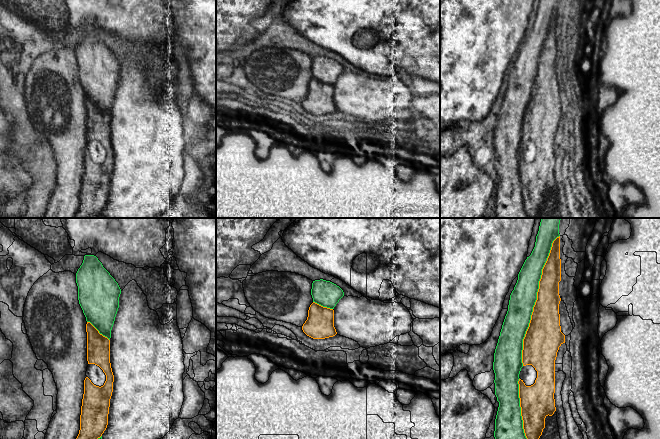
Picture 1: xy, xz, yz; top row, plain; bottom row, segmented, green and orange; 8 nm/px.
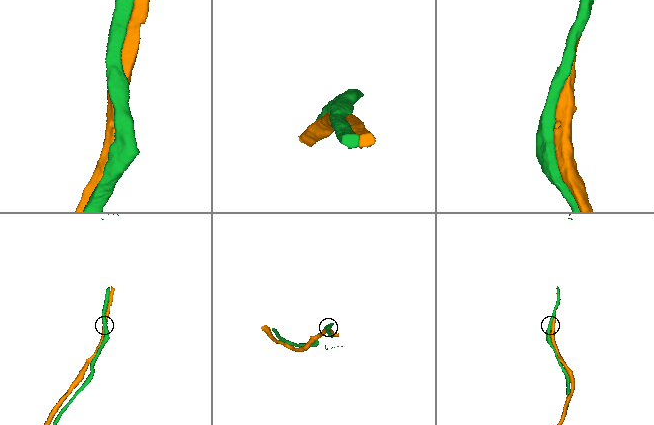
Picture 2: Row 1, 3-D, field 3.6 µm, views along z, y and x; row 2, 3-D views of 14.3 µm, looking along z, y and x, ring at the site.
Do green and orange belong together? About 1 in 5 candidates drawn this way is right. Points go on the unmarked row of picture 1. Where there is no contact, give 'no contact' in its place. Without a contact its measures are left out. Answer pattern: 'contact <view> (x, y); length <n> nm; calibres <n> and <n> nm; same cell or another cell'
contact yz (536, 75); length 1100 nm; calibres 200 and 260 nm; another cell

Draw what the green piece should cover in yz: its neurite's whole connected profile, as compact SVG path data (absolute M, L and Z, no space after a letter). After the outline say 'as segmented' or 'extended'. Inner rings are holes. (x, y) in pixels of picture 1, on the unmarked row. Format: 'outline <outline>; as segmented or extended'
outline M540 0L535 23L525 36L510 71L493 138L495 171L499 178L494 207L496 218L529 218L523 205L518 160L523 143L523 115L537 76L542 45L553 17L559 12L559 0Z; as segmented

